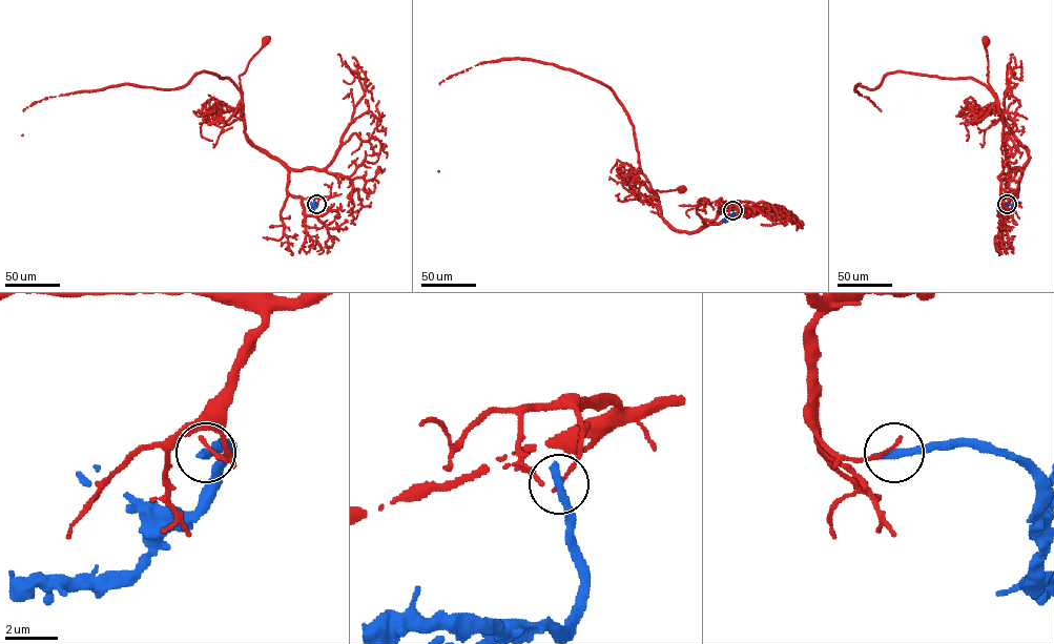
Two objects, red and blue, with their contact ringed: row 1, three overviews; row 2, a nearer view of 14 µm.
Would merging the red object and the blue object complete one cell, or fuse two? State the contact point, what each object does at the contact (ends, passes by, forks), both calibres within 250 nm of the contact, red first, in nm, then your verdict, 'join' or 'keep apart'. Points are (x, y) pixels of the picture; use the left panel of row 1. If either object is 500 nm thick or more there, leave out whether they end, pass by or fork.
at (316, 204); red ends there; blue ends there; 150 nm thick on the red side, 380 nm on the other; keep apart

